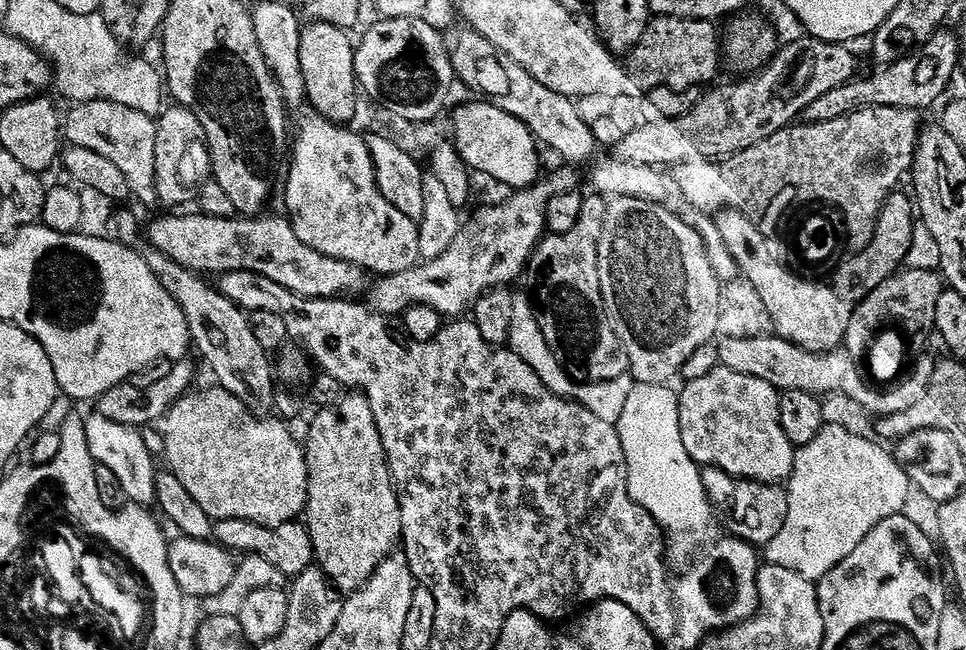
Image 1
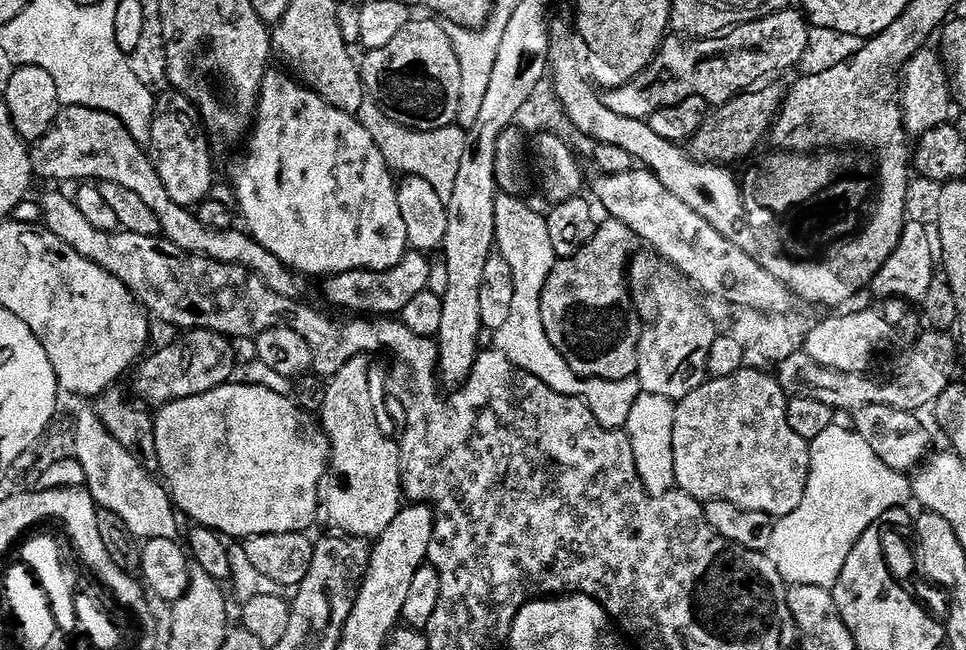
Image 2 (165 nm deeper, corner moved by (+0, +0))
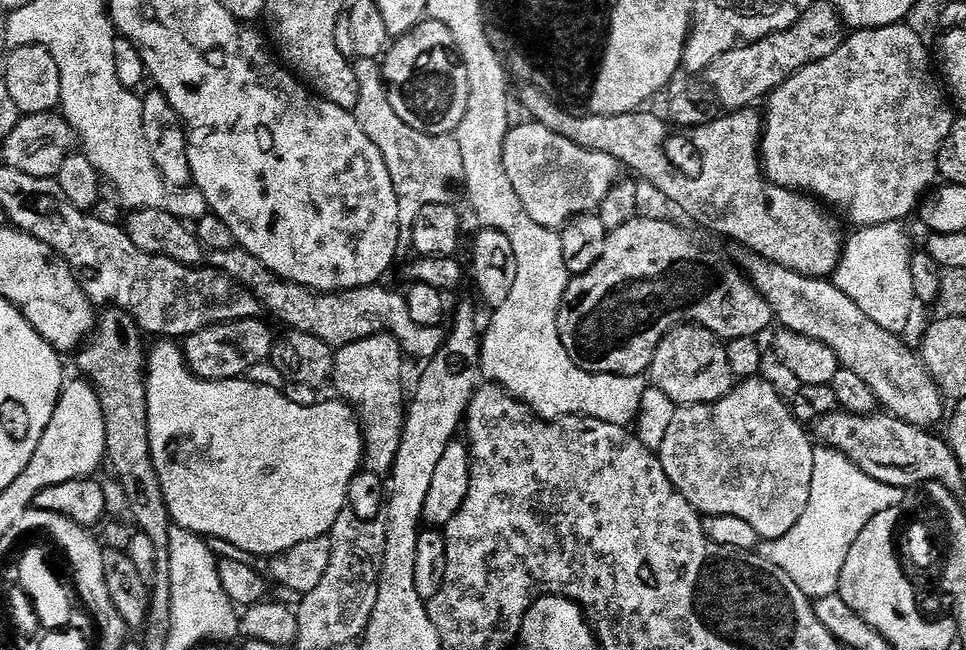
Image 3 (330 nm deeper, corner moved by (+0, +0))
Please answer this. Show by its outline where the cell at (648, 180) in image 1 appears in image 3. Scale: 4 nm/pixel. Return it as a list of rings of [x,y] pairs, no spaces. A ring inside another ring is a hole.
[[[749,255],[747,259],[743,271],[756,292],[762,294],[772,307],[772,315],[781,329],[826,342],[826,346],[836,352],[839,367],[858,374],[870,386],[885,413],[922,429],[932,428],[945,419],[943,393],[933,382],[919,353],[913,349],[911,352],[907,342],[897,333],[882,330],[878,322],[870,322],[870,318],[866,318],[866,314],[862,314],[862,310],[838,290],[835,282],[828,278],[819,280],[803,276],[760,256]]]

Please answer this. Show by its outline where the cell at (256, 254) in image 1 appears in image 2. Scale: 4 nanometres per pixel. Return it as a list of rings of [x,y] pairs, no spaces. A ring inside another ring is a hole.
[[[409,250],[404,253],[402,262],[390,270],[370,270],[355,268],[349,272],[340,272],[337,276],[327,277],[323,281],[324,296],[336,308],[345,308],[348,314],[367,314],[372,318],[392,318],[400,314],[403,308],[418,294],[428,290],[432,265],[425,253]]]

